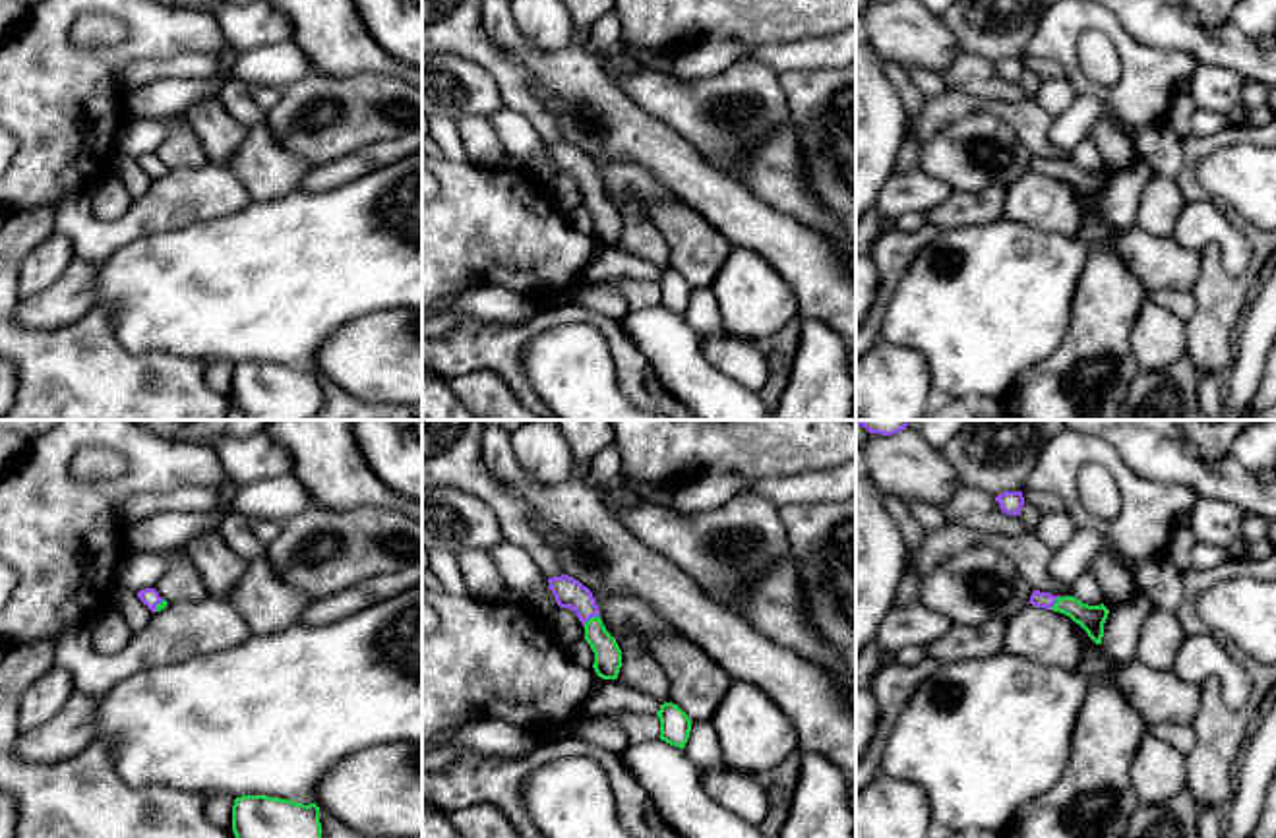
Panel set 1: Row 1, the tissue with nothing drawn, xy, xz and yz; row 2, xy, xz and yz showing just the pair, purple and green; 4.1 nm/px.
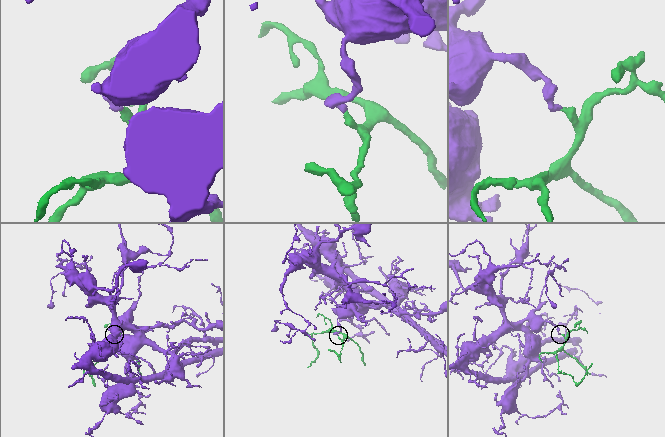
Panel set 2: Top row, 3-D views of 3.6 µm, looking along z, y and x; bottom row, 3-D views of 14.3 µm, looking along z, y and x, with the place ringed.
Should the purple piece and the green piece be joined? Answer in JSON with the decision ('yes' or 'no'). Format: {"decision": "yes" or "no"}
{"decision": "yes"}

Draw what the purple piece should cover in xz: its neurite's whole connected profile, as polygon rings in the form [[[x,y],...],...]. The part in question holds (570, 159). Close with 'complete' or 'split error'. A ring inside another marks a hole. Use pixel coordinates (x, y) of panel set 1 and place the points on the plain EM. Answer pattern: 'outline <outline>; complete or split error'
outline [[[567,141],[552,143],[548,149],[558,172],[573,176],[583,190],[585,207],[594,219],[592,234],[596,242],[602,246],[618,246],[622,217],[616,205],[606,197],[592,159]]]; split error

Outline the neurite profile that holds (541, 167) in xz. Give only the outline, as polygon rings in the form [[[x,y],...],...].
[[[544,145],[534,157],[527,159],[521,168],[527,176],[534,178],[546,188],[550,188],[552,180],[558,176],[548,145]]]

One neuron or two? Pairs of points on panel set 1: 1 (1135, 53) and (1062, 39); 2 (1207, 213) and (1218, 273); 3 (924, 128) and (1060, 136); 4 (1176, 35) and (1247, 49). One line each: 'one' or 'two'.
1: one
2: two
3: two
4: one

